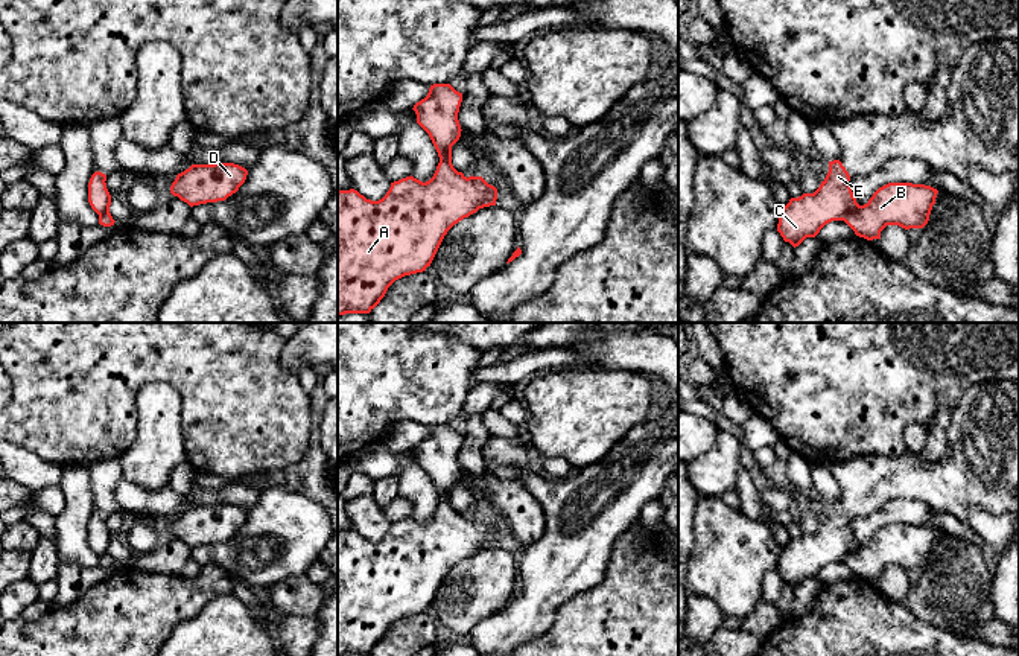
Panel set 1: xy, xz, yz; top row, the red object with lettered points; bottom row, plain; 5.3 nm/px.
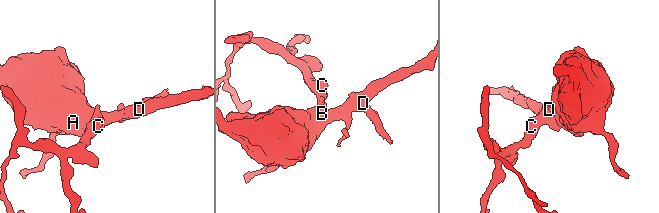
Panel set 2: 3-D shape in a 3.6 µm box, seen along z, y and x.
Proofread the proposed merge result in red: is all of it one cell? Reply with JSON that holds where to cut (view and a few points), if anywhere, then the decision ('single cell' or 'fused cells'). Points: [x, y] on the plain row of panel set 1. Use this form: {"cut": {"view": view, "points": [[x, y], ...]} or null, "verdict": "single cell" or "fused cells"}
{"cut": {"view": "yz", "points": [[860, 547], [841, 560]]}, "verdict": "fused cells"}

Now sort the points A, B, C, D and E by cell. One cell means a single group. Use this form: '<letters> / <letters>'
A B D / C E

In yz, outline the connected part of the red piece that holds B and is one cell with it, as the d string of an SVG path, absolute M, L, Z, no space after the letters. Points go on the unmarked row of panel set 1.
M888 524L879 528L867 545L844 557L856 577L867 581L881 580L887 566L905 571L923 569L935 545L938 531L913 524Z

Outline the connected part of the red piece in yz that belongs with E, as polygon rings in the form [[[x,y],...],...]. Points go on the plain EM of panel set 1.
[[[840,501],[829,502],[829,513],[814,534],[791,539],[782,548],[777,572],[794,589],[806,578],[815,578],[820,571],[832,563],[843,562],[859,545],[850,528],[850,516]]]

